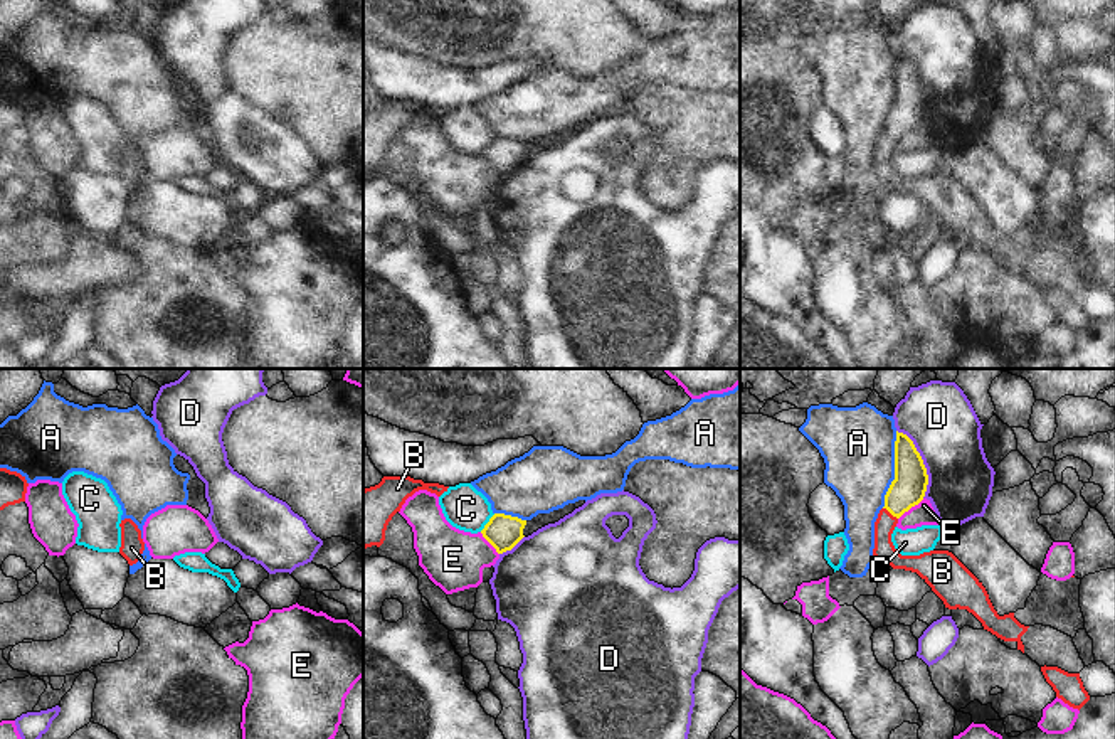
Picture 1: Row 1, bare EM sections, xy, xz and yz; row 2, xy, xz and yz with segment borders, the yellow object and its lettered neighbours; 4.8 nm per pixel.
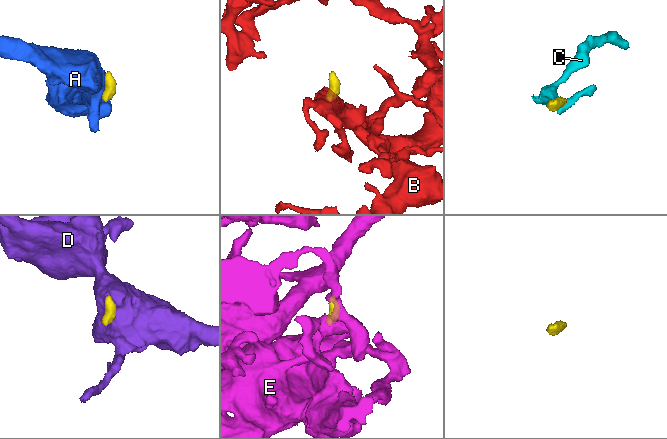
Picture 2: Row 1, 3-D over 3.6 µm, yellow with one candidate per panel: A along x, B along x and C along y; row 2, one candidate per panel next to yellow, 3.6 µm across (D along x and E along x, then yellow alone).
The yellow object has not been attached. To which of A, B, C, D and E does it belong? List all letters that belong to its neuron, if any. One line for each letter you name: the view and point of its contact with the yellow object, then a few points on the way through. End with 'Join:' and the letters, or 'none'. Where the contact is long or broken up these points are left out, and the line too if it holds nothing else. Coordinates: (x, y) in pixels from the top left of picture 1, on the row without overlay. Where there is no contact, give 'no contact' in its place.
B: contact yz (890, 135); way yz (908, 110), (890, 135), (885, 147)
Join: B

